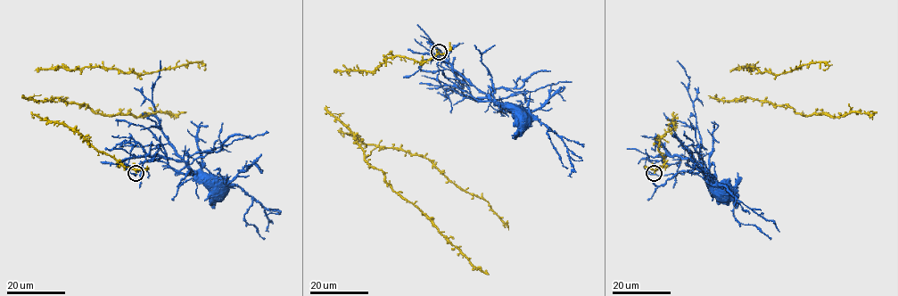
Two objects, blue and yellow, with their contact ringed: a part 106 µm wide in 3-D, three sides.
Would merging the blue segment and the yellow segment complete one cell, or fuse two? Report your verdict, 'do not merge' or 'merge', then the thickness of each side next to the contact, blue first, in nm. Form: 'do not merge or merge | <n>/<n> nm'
do not merge | 440/280 nm

